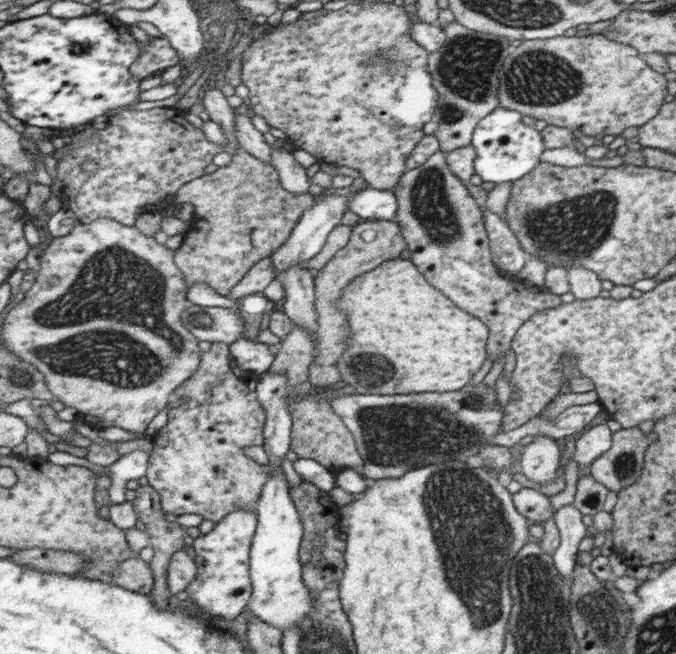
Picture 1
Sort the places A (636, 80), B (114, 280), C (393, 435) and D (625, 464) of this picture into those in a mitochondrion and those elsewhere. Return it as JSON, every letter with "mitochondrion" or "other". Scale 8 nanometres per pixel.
{"A":"other","B":"mitochondrion","C":"mitochondrion","D":"mitochondrion"}

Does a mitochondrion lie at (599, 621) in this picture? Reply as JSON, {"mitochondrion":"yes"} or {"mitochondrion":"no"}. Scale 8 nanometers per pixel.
{"mitochondrion":"yes"}

